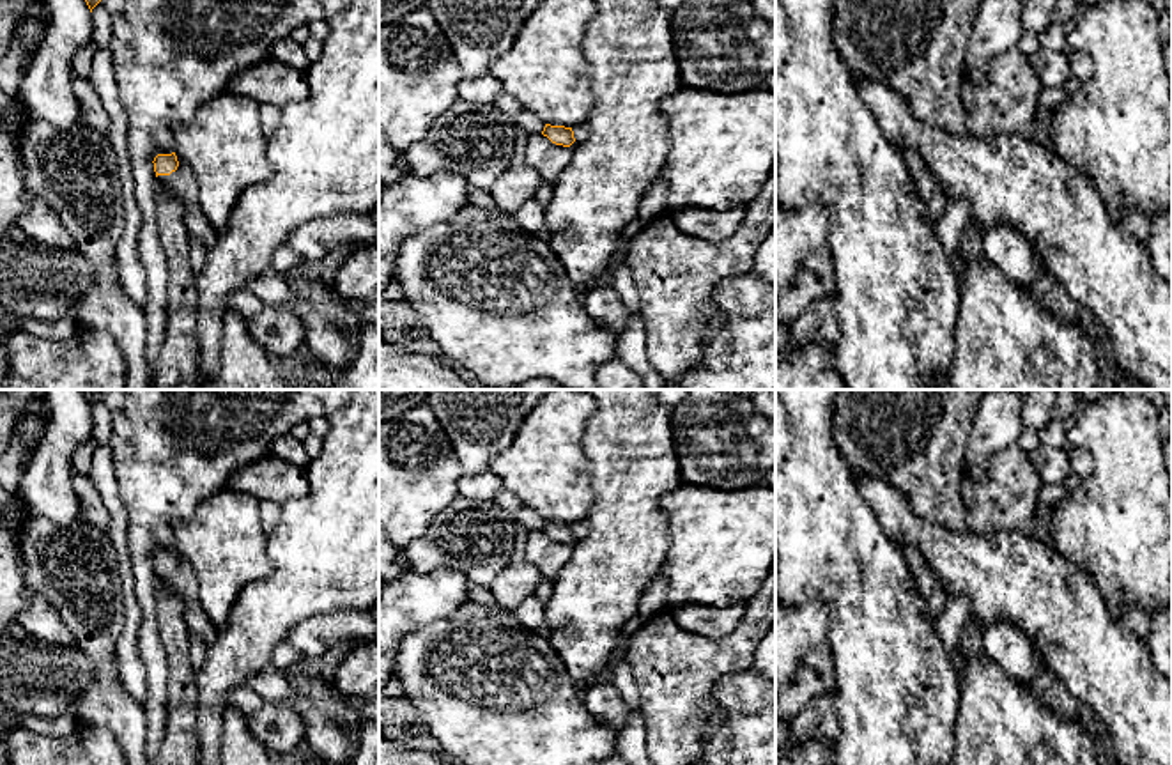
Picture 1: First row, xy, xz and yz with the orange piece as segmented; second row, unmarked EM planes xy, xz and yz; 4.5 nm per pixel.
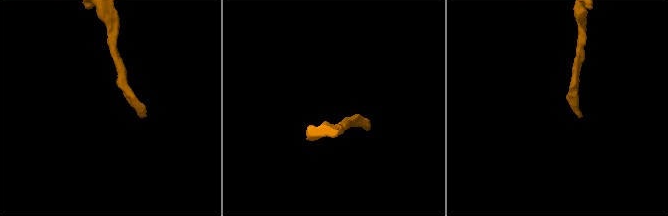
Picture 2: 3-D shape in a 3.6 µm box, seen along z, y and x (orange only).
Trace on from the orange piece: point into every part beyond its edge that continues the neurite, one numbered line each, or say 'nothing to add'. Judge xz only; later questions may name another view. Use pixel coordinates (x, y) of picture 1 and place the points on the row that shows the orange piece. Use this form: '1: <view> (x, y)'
1: xz (581, 131)

